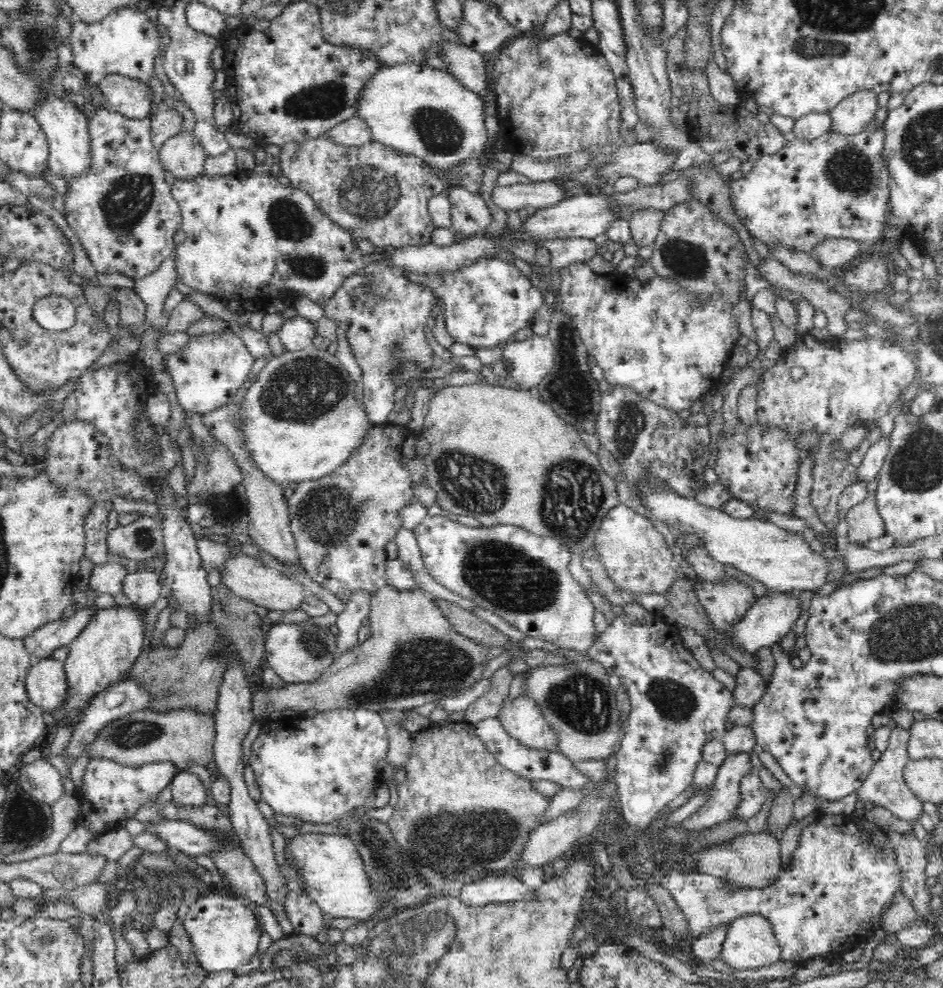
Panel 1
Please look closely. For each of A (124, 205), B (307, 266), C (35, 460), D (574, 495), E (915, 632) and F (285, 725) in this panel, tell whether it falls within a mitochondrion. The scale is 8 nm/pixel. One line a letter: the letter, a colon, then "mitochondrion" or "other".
A: mitochondrion
B: mitochondrion
C: other
D: mitochondrion
E: mitochondrion
F: other

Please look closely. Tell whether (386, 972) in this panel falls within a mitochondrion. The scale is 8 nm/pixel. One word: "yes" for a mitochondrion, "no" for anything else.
yes

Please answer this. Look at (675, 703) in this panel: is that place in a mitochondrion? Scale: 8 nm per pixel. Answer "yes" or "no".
yes

